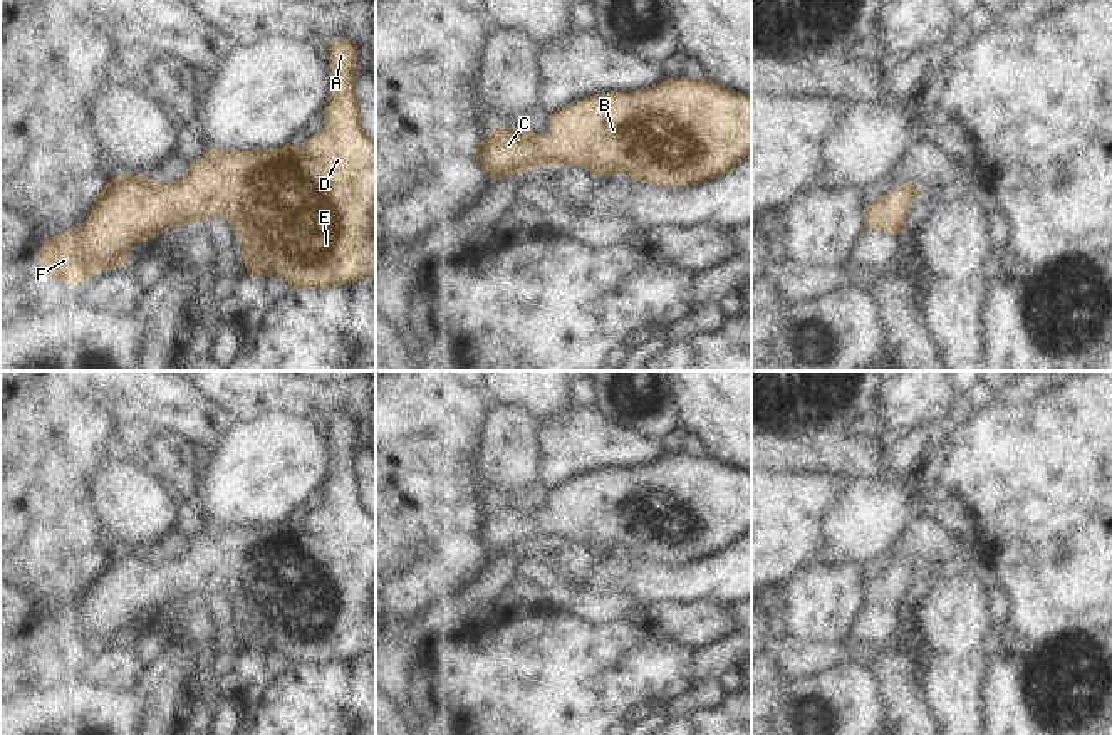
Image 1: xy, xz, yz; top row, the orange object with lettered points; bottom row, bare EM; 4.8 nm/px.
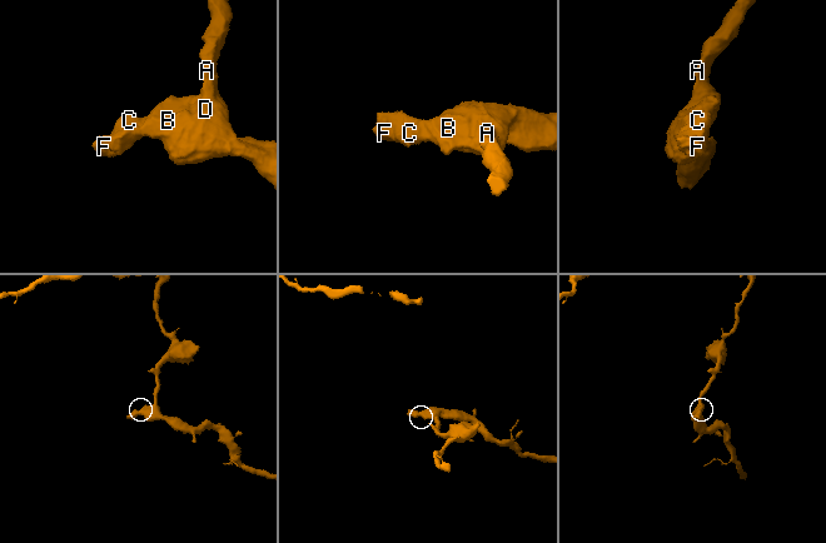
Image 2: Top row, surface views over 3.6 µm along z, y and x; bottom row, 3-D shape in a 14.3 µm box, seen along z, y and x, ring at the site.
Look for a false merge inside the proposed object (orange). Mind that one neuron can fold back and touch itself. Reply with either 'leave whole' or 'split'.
leave whole

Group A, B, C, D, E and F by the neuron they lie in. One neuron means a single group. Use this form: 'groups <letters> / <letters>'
groups A B C D E F

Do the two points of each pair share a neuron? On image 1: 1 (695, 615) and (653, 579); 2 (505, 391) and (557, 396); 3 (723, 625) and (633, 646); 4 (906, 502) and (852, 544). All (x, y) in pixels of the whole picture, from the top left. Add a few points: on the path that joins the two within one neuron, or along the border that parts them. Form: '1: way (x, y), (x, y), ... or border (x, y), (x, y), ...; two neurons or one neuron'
1: border (718, 601), (654, 601), (641, 609); two neurons
2: way (519, 391), (544, 391); one neuron
3: border (641, 621), (659, 635), (698, 650); two neurons
4: way (893, 504), (866, 531); one neuron

